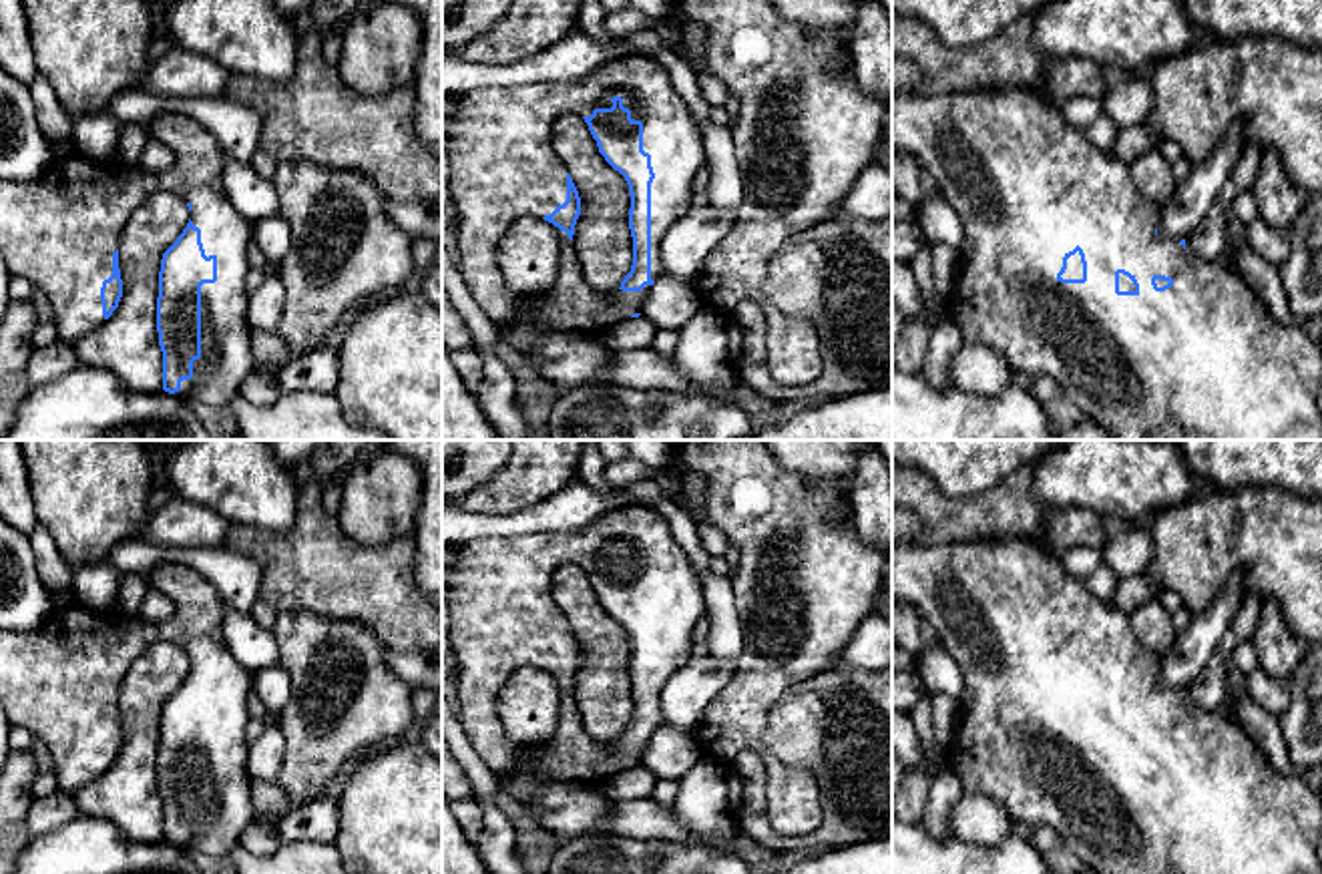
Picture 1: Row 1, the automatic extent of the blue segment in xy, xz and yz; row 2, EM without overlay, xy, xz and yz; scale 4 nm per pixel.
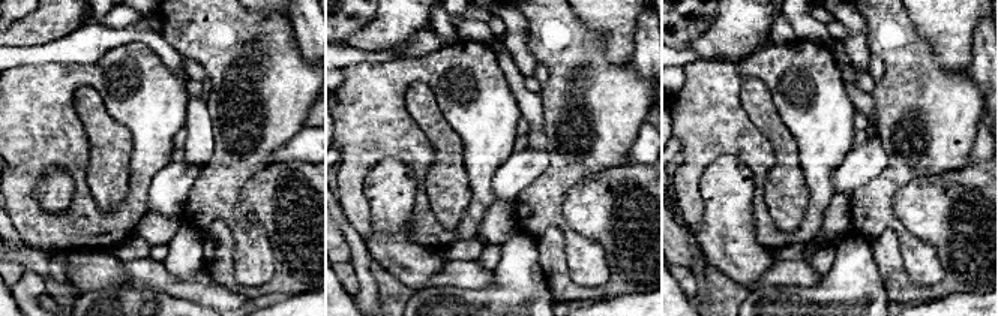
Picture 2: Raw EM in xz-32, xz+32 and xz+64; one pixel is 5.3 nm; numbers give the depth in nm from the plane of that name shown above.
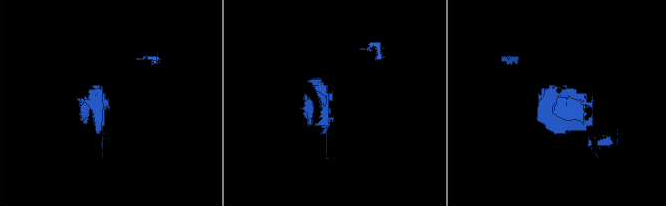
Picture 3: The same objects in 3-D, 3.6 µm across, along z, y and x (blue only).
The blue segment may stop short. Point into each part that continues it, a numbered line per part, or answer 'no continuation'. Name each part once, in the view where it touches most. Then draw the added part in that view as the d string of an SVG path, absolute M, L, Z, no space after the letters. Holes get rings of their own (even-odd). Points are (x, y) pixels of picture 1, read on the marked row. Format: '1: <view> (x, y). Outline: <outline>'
1: xz (503, 165). Outline: M631 54L611 60L589 72L577 82L555 84L518 84L518 86L484 86L460 94L458 108L442 119L442 153L450 163L450 195L458 209L458 269L464 277L478 307L496 325L504 327L514 321L536 321L553 330L599 334L619 321L627 321L633 313L641 313L643 301L651 291L617 289L609 297L595 293L583 277L573 241L557 227L561 241L561 259L555 285L540 297L526 301L514 297L504 283L504 275L496 263L496 249L506 229L522 215L544 217L567 201L567 167L559 159L550 127L563 115L591 117L595 108L611 108L613 96L623 98L623 106L631 111L633 121L643 123L643 151L651 155L655 179L651 183L651 279L661 277L661 241L665 233L691 209L693 179L705 165L705 147L699 125L695 123L687 102L677 94L667 70L645 54Z

